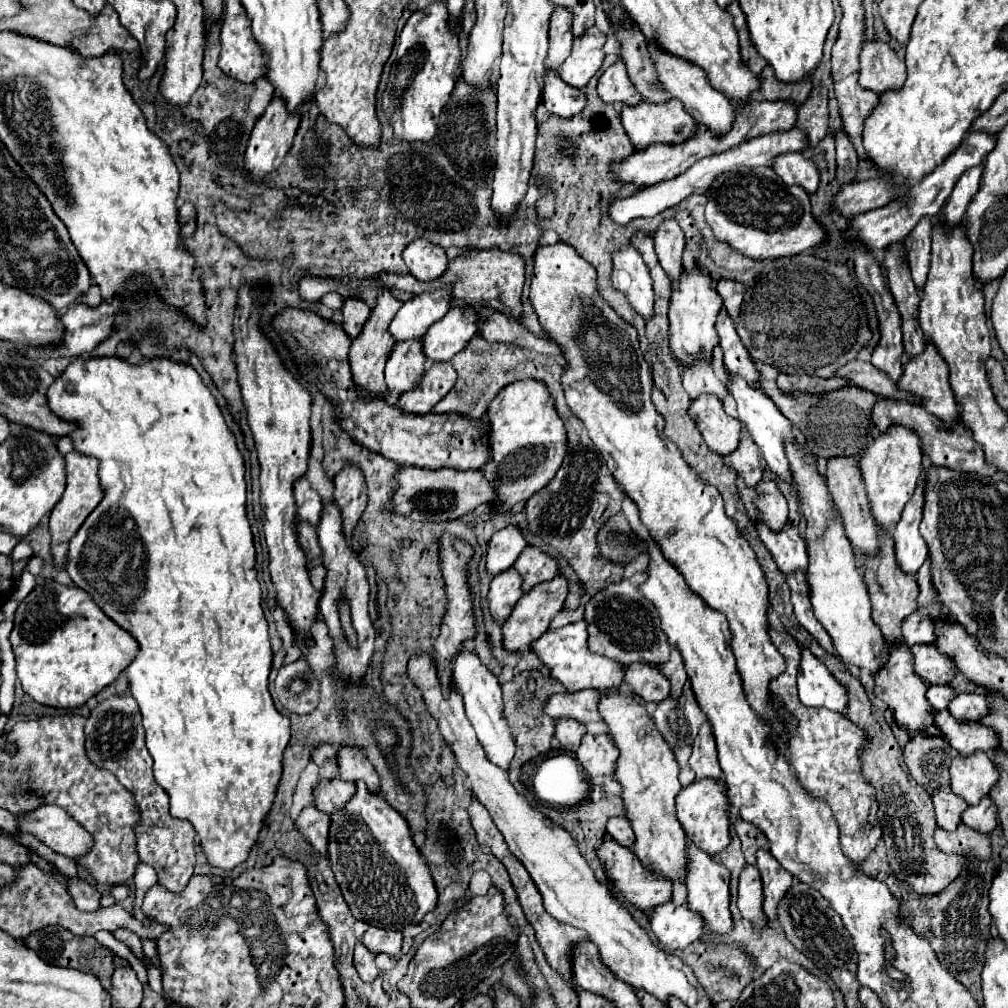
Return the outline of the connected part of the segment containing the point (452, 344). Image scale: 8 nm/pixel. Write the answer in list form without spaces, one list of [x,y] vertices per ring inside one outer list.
[[[467,304],[451,308],[441,320],[429,326],[423,336],[423,352],[433,362],[447,362],[479,334],[479,316]]]

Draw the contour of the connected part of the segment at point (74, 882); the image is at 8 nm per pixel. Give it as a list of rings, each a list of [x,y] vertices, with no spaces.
[[[65,876],[65,884],[67,884],[67,892],[71,894],[71,898],[73,898],[73,902],[75,902],[75,906],[79,908],[79,910],[83,910],[83,912],[93,912],[93,910],[97,910],[97,908],[101,908],[99,906],[99,890],[95,888],[95,886],[91,886],[89,882],[85,882],[85,880],[81,880],[79,876],[77,878],[69,878],[69,876]]]

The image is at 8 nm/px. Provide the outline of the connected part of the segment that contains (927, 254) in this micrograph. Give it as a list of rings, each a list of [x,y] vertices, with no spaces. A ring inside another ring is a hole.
[[[923,216],[913,228],[913,232],[903,240],[903,244],[907,248],[907,260],[913,274],[913,282],[921,292],[927,280],[931,260],[931,218]]]

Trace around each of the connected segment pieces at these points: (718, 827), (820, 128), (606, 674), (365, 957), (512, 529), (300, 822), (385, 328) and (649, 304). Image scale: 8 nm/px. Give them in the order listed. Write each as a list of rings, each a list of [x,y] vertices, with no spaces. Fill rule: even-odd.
[[[701,778],[695,780],[693,784],[681,788],[681,792],[677,794],[677,818],[681,822],[681,826],[685,828],[689,840],[693,844],[697,844],[697,848],[709,852],[711,856],[717,856],[731,840],[729,836],[729,800],[727,800],[727,784],[719,782],[719,780],[711,780],[711,778]]]
[[[815,86],[811,96],[799,108],[797,128],[809,132],[809,148],[817,146],[819,140],[829,132],[829,110],[827,110],[827,88]]]
[[[575,622],[557,630],[545,632],[541,638],[531,642],[531,650],[537,654],[537,658],[543,662],[543,668],[549,672],[549,676],[557,682],[561,682],[569,692],[577,690],[605,690],[611,686],[619,686],[623,680],[621,664],[607,660],[605,656],[599,656],[589,650],[587,646],[587,628],[585,622]]]
[[[361,942],[355,946],[355,968],[363,982],[373,982],[379,976],[379,970],[375,966],[375,954],[371,954]]]
[[[509,524],[493,534],[487,548],[487,570],[491,574],[501,574],[515,564],[523,548],[527,546],[523,530],[519,524]]]
[[[307,806],[295,820],[297,830],[313,844],[317,852],[325,852],[327,856],[327,834],[329,834],[329,816],[315,806]]]
[[[381,290],[379,296],[377,296],[377,306],[373,308],[371,312],[371,318],[367,320],[361,336],[357,336],[353,340],[353,346],[349,350],[349,362],[351,362],[351,372],[353,372],[353,378],[355,378],[355,384],[365,390],[369,394],[383,394],[387,390],[387,384],[385,384],[385,378],[383,378],[383,370],[385,370],[385,362],[389,358],[389,352],[393,348],[393,344],[397,342],[391,332],[389,332],[389,324],[393,320],[393,316],[397,314],[397,310],[401,308],[401,300],[397,300],[391,290]]]
[[[625,244],[613,252],[613,286],[627,296],[631,306],[649,320],[653,316],[653,280],[639,250]]]

